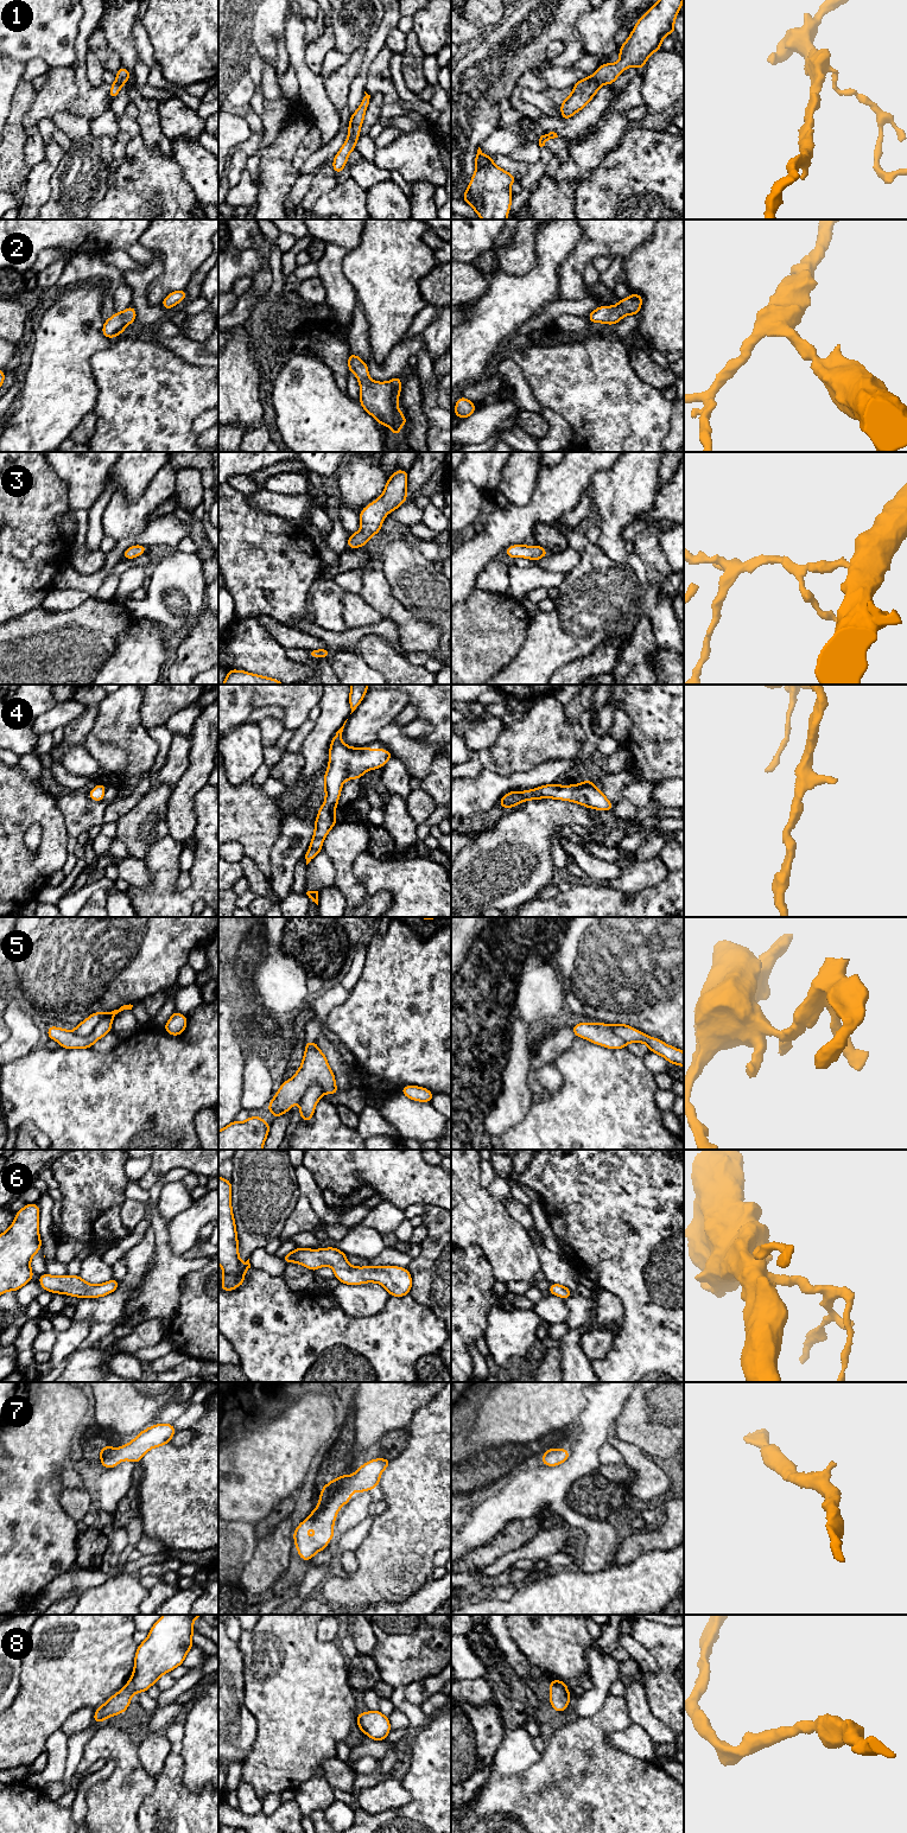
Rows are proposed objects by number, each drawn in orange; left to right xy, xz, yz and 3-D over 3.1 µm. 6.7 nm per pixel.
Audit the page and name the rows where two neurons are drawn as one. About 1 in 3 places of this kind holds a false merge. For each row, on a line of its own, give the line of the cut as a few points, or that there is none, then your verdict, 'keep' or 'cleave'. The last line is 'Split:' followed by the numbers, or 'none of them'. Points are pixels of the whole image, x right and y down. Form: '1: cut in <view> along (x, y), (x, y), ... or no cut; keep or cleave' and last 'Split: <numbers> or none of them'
1: no cut; keep
2: no cut; keep
3: no cut; keep
4: no cut; keep
5: cut in xy along (112, 1017), (105, 1017), (87, 1035), (76, 1035), (73, 1031); cleave
6: no cut; keep
7: no cut; keep
8: no cut; keep
Split: 5

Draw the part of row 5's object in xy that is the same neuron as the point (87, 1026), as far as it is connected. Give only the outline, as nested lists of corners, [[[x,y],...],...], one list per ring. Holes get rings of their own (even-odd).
[[[123,1005],[119,1010],[114,1010],[112,1012],[95,1012],[90,1014],[87,1019],[84,1019],[81,1024],[76,1025],[75,1033],[78,1036],[88,1036],[90,1035],[96,1025],[104,1018],[114,1018],[119,1012],[123,1010],[132,1010],[133,1005]]]

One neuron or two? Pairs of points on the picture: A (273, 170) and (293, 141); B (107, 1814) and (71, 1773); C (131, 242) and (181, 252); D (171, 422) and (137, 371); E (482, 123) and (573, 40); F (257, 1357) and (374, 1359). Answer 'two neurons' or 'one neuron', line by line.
A: one neuron
B: two neurons
C: two neurons
D: one neuron
E: one neuron
F: one neuron

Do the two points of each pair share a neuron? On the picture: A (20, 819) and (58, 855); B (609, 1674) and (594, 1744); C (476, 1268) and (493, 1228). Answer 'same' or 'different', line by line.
A: same
B: different
C: different

